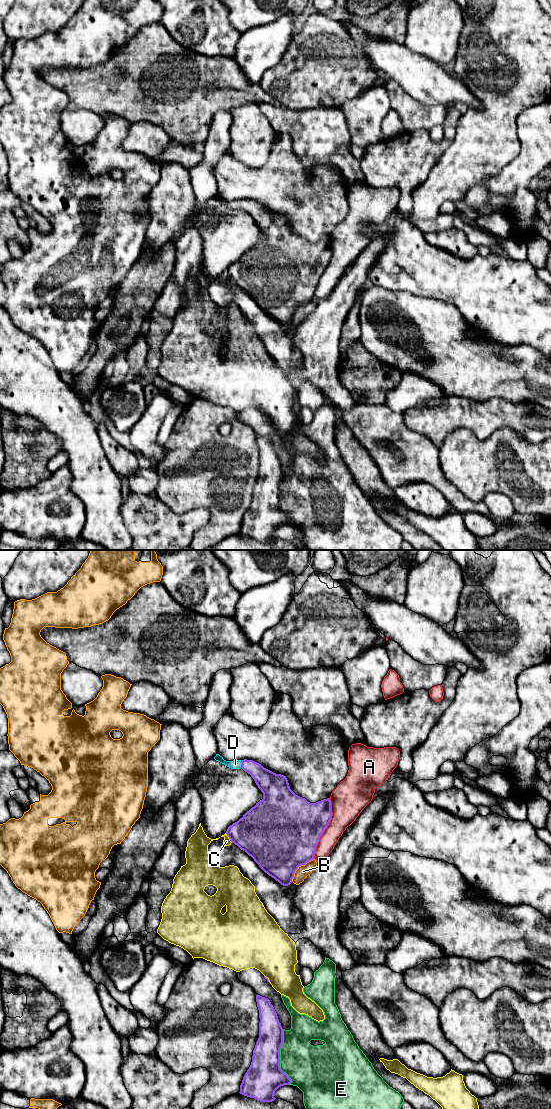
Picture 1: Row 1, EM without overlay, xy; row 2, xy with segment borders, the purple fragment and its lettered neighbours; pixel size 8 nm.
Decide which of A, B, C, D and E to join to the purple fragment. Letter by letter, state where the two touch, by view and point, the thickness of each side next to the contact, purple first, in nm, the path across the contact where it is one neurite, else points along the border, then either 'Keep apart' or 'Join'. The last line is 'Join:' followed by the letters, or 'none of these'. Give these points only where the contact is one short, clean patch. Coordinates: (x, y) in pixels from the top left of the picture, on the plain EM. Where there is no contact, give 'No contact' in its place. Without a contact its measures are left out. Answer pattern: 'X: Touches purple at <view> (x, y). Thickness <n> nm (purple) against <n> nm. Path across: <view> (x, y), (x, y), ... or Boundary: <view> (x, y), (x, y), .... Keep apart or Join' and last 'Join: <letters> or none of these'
A: Touches purple at xy (326, 267). Thickness 440 nm (purple) against 260 nm. Keep apart
B: Touches purple at xy (298, 306). Thickness 500 nm (purple) against 100 nm. Keep apart
C: Touches purple at xy (229, 278). Thickness 380 nm (purple) against 60 nm. Keep apart
D: Touches purple at xy (242, 204). Thickness 180 nm (purple) against 80 nm. Path across: xy (267, 221), (255, 209), (242, 204), (235, 204). Join
E: Touches purple at xy (279, 497). Thickness 280 nm (purple) against 340 nm. Keep apart
Join: D

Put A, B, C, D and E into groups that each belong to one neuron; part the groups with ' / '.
A / B / C / D / E

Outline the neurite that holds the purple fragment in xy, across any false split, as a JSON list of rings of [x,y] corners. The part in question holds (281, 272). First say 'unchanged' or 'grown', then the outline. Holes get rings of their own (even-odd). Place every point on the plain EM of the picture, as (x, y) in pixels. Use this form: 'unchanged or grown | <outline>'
grown | [[[216,194],[214,199],[231,209],[242,208],[251,215],[256,225],[263,233],[262,240],[256,243],[256,245],[247,251],[237,262],[228,267],[226,274],[230,281],[251,296],[265,313],[274,318],[281,325],[290,325],[298,307],[314,299],[319,279],[331,260],[330,238],[323,239],[316,243],[310,243],[305,238],[296,235],[290,229],[286,216],[276,214],[253,200],[226,201],[219,194]]]

